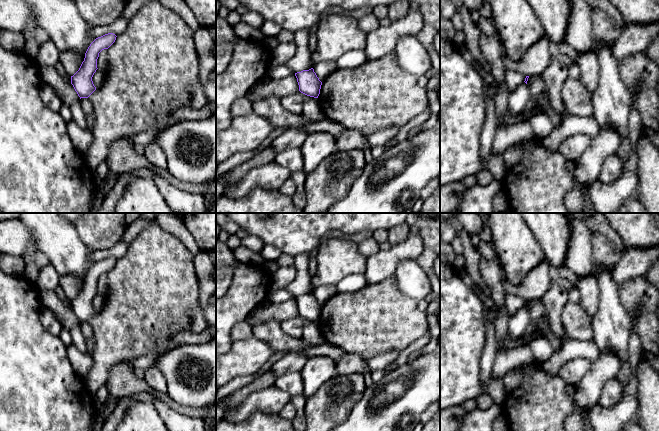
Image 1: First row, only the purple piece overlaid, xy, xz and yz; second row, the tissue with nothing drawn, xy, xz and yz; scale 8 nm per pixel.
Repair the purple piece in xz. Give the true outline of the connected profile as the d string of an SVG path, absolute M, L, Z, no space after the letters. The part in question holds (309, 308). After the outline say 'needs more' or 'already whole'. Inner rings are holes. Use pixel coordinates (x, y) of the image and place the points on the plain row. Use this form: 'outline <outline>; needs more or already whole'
outline M314 293L303 294L295 297L299 315L307 320L318 322L322 306L317 301Z; already whole

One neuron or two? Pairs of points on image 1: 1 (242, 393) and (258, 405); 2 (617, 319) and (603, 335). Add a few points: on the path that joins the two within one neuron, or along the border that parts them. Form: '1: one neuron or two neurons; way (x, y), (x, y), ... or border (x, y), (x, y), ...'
1: two neurons; border (268, 387), (252, 391), (237, 406), (226, 409)
2: one neuron; way (613, 323), (607, 331)

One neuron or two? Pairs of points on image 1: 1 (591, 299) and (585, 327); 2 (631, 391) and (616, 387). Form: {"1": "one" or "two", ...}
{"1": "one", "2": "two"}

